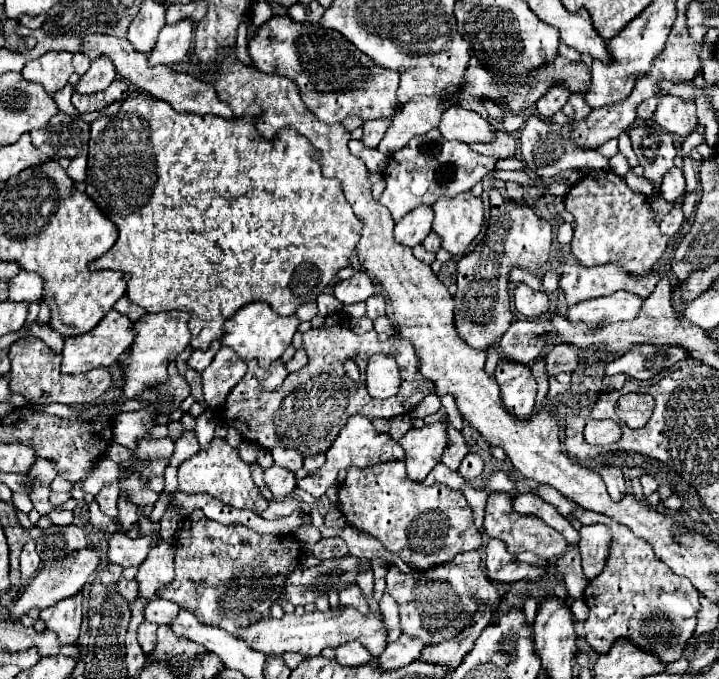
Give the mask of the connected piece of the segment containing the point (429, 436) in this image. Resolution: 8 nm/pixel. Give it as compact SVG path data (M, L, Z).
M434 422L424 428L412 428L398 442L406 450L404 464L408 478L414 482L424 482L430 470L440 462L440 456L448 444L446 426L442 422Z

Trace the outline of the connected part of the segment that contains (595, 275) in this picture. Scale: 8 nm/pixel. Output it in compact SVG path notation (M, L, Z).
M558 260L560 270L560 288L566 296L568 306L578 304L582 300L608 296L616 290L628 290L634 294L640 294L642 298L648 298L658 282L658 276L646 274L642 278L634 278L632 274L626 274L616 264L608 266L566 266L562 260Z

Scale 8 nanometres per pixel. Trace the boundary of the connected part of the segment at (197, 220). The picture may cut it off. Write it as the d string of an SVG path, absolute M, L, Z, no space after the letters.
M148 94L130 96L122 102L122 108L114 116L100 116L90 126L90 154L86 168L86 194L94 200L94 204L102 210L102 214L112 220L118 228L118 242L98 260L90 264L90 270L118 270L128 274L126 294L128 298L142 306L146 312L162 312L162 310L186 310L190 314L190 332L192 332L192 348L208 350L214 340L222 336L222 324L230 318L230 314L238 312L242 306L250 302L268 302L272 310L280 316L290 316L296 312L296 306L302 302L314 302L316 296L336 278L336 272L348 264L350 254L356 248L360 238L360 222L354 218L354 212L346 198L342 196L340 184L322 174L320 160L316 160L316 150L310 146L308 138L298 134L296 130L284 128L280 130L274 142L264 140L256 134L252 126L252 116L246 114L240 120L224 120L214 114L180 114L168 102L162 102Z

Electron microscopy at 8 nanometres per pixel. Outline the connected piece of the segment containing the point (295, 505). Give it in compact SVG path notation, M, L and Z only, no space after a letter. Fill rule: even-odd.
M288 496L288 498L280 500L280 502L270 500L270 504L268 504L264 516L266 516L268 520L284 518L284 516L290 516L294 510L298 510L300 506L302 506L302 502L300 502L300 498L296 498L296 496Z

